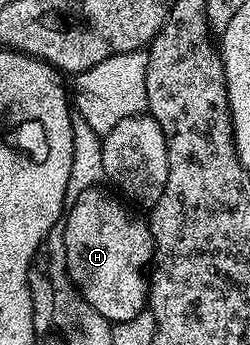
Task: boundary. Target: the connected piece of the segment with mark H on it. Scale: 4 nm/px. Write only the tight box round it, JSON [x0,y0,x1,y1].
[61,186,155,325]

